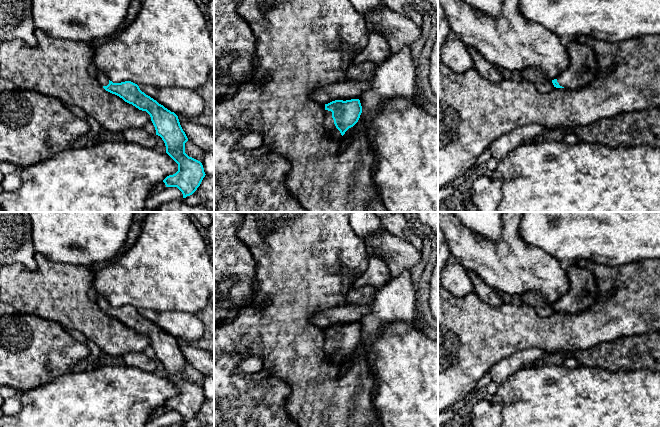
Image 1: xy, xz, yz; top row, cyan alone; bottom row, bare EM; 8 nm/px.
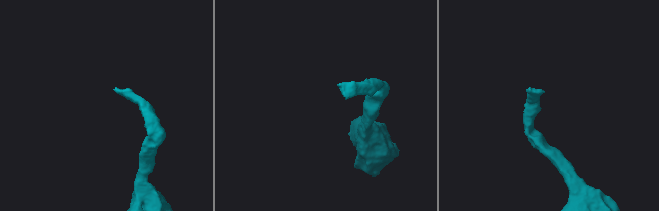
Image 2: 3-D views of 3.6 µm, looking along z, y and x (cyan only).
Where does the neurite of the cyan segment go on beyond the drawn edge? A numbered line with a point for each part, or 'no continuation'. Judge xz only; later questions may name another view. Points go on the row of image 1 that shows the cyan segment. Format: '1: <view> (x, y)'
1: xz (330, 128)

